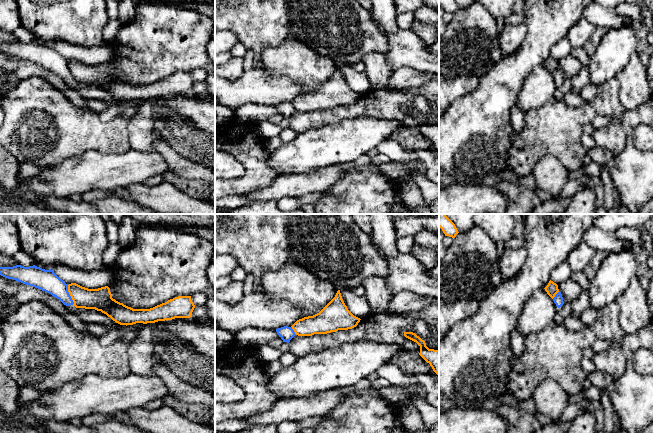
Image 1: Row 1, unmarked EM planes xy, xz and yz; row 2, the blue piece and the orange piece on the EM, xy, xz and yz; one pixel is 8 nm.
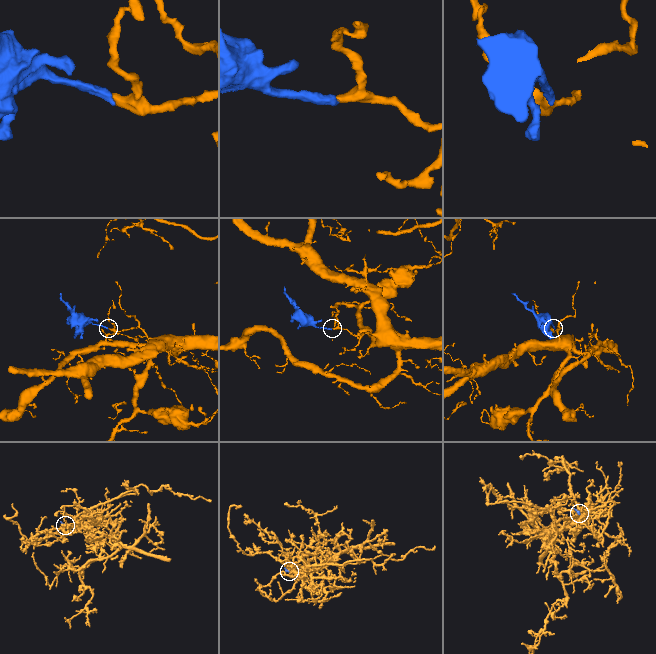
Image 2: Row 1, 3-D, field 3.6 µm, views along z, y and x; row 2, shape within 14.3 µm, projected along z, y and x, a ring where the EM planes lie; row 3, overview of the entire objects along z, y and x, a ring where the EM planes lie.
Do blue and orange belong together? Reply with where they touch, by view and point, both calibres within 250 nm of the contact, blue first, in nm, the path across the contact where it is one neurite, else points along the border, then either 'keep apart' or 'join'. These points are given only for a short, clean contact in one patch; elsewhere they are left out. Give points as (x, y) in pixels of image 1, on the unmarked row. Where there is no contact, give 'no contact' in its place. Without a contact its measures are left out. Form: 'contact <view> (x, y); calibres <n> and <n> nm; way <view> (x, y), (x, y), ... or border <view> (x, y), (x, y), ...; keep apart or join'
contact xy (69, 71); calibres 170 and 180 nm; border xy (67, 61), (67, 67), (73, 80); keep apart

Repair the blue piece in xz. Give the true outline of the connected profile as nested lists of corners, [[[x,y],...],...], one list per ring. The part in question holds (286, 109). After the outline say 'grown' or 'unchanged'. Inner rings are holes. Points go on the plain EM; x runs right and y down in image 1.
[[[284,102],[276,105],[277,110],[281,113],[283,118],[290,118],[290,116],[296,111],[292,103]]]; unchanged

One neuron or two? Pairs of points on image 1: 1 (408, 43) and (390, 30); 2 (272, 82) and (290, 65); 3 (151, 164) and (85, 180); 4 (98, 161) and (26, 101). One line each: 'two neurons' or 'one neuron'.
1: one neuron
2: two neurons
3: one neuron
4: two neurons

